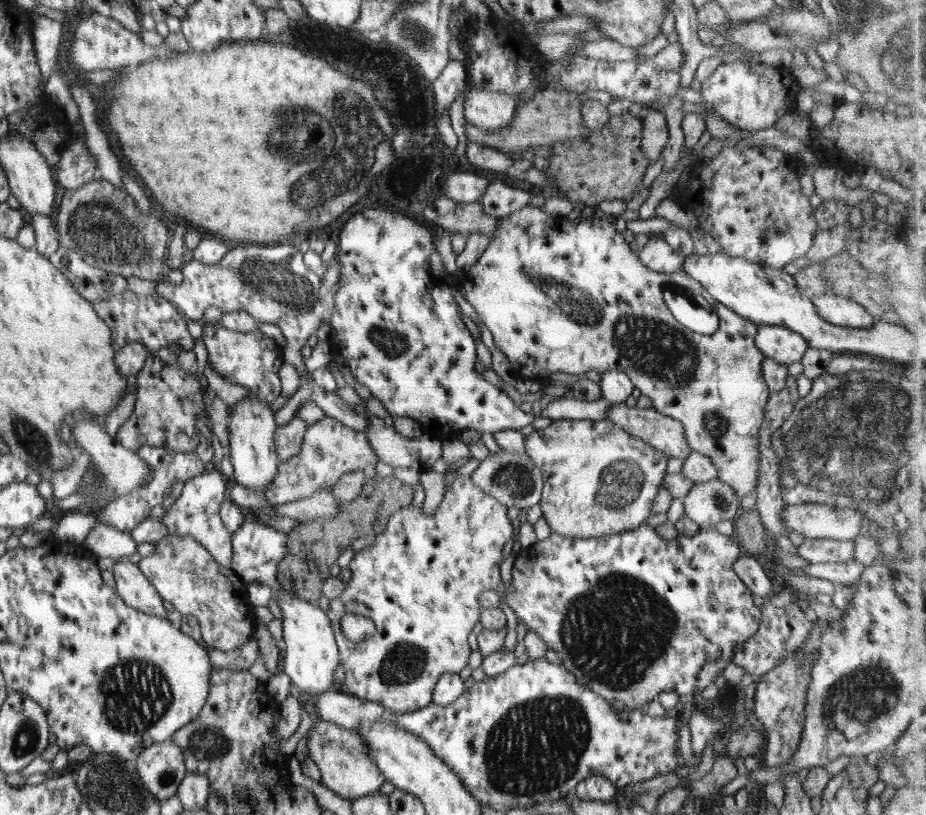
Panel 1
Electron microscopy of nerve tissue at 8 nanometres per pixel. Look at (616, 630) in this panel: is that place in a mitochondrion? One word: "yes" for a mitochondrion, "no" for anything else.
yes

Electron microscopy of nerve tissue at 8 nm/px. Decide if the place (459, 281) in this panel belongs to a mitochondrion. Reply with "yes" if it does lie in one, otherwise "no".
no

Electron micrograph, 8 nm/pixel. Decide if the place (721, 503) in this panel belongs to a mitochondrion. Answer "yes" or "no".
yes

